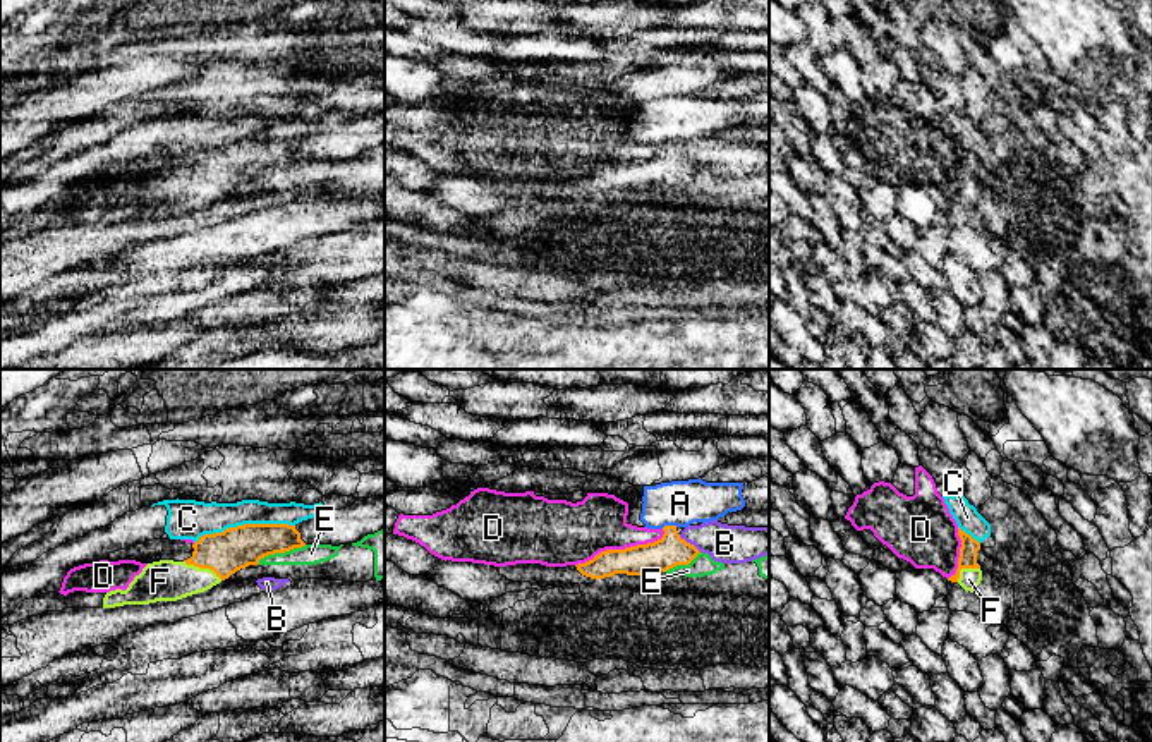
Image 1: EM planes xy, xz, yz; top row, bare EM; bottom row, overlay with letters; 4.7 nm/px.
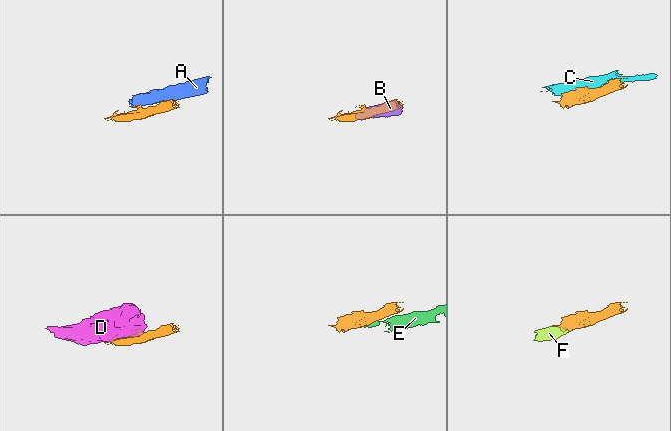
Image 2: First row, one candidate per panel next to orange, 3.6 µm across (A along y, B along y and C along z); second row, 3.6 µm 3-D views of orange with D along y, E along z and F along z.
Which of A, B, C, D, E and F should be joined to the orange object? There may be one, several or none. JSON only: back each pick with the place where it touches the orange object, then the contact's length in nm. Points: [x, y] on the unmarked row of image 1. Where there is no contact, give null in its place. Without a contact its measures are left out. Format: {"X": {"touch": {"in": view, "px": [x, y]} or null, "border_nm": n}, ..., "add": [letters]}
{"F": {"touch": {"in": "xy", "px": [203, 182]}, "border_nm": 200}, "add": ["F"]}

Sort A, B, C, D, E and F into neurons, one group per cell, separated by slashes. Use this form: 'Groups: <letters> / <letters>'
Groups: A / B / C / D / E / F

